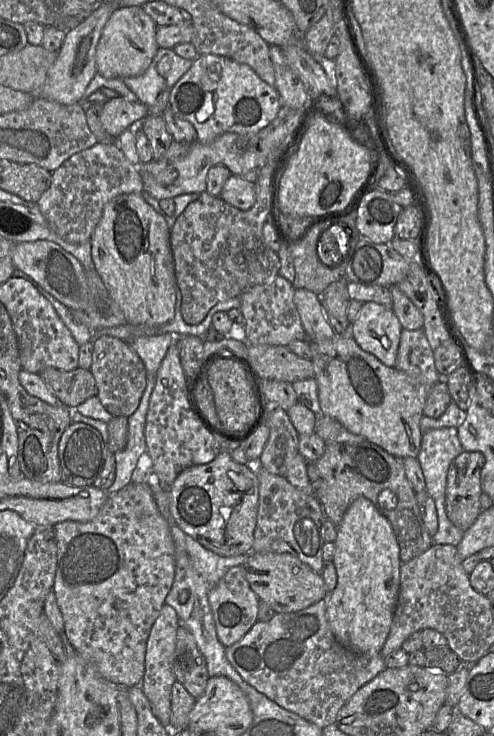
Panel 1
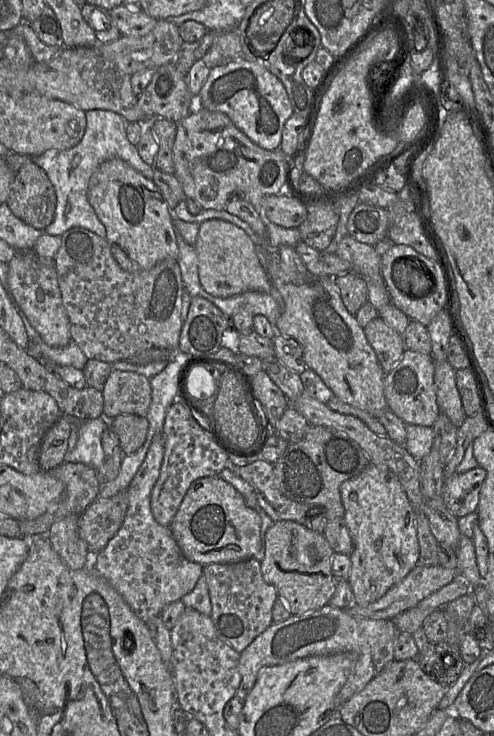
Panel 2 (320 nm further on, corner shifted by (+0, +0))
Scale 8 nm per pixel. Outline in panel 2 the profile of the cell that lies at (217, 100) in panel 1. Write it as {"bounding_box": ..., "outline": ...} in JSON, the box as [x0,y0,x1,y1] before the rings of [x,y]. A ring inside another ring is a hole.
{"bounding_box":[195,60,294,150],"outline":[[[233,60],[210,69],[207,80],[195,97],[203,108],[226,114],[250,140],[266,150],[279,149],[285,122],[294,114],[283,83],[265,67],[249,60]]]}

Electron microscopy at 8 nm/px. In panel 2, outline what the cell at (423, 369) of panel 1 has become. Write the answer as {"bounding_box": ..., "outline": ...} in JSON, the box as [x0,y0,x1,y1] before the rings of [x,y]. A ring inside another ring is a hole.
{"bounding_box":[384,349,440,427],"outline":[[[410,349],[403,352],[401,360],[385,375],[384,395],[388,408],[406,424],[432,427],[440,409],[434,382],[435,362],[431,355]]]}

